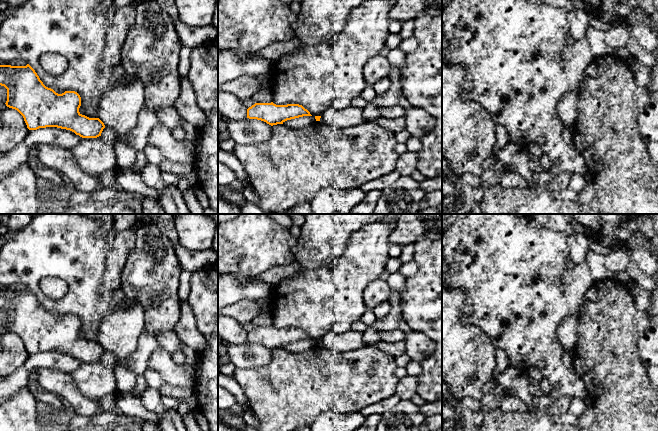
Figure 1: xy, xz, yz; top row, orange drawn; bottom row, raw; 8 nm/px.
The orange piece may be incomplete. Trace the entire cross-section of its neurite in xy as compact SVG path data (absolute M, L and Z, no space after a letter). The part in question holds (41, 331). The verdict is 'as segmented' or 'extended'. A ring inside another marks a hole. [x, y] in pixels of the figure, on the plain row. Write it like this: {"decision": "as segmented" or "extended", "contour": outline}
{"decision": "extended", "contour": "M29 288L26 290L0 289L0 309L7 313L6 330L17 334L23 340L29 354L57 351L70 354L82 362L102 360L113 369L120 364L117 356L110 351L106 351L99 342L89 342L79 336L81 321L77 316L56 317L43 308Z"}

